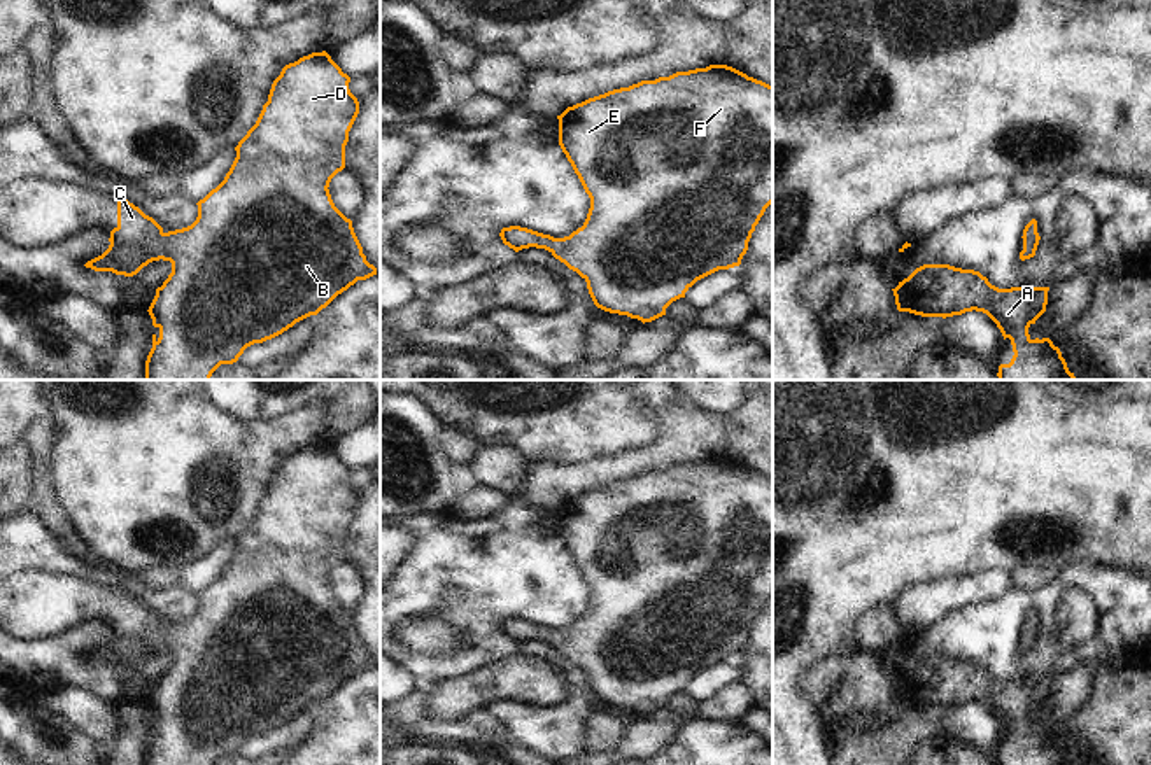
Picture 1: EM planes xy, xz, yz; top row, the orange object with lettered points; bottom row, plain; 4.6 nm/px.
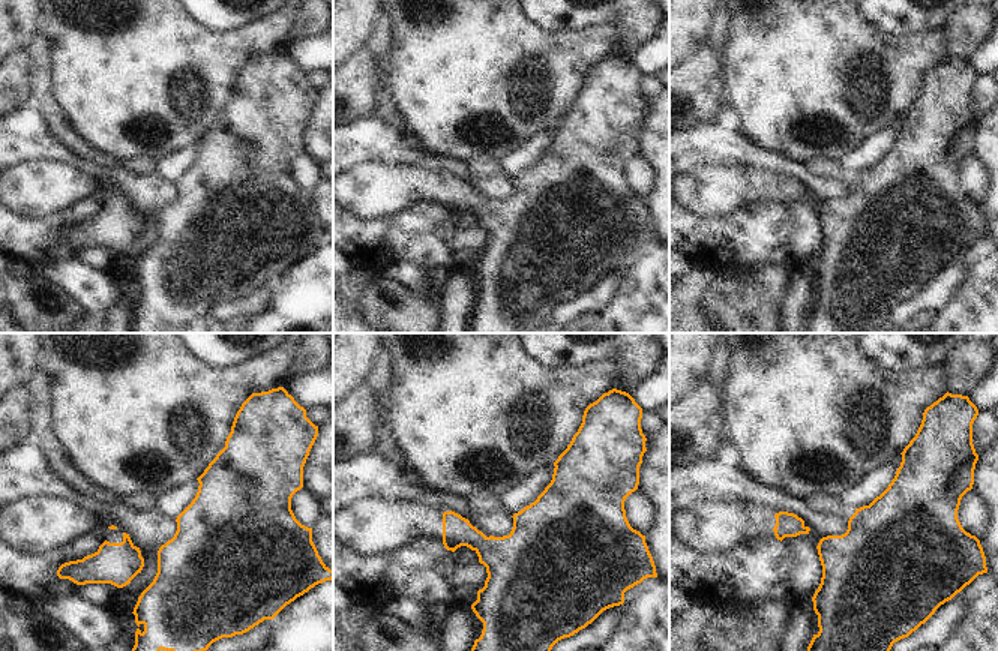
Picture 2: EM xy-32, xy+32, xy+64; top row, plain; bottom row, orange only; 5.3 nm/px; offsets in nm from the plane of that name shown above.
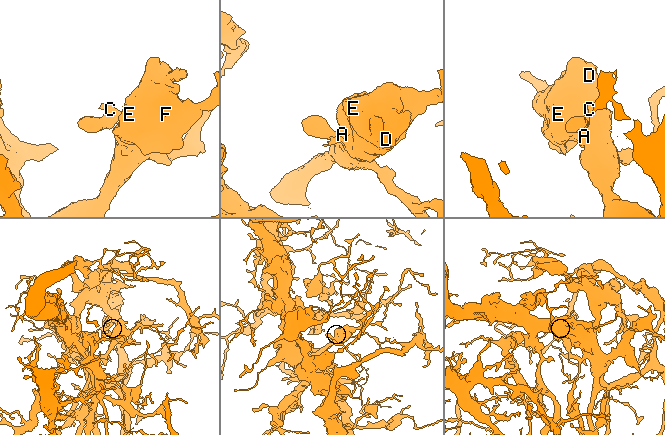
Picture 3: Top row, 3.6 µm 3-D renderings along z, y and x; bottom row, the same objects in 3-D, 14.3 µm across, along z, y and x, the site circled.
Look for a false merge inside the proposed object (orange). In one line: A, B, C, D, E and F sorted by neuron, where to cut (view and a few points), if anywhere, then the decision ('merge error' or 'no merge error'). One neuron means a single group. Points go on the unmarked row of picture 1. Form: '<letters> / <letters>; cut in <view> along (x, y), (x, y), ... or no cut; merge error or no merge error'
A B C D E F; no cut; no merge error

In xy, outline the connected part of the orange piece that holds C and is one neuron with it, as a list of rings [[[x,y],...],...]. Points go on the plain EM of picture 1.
[[[326,443],[286,457],[273,473],[256,516],[235,539],[237,550],[224,572],[196,595],[198,609],[191,618],[165,625],[126,590],[117,592],[117,618],[110,623],[110,637],[84,658],[133,669],[152,653],[172,655],[172,665],[156,681],[147,702],[159,726],[152,726],[145,765],[214,765],[221,756],[237,754],[247,739],[317,707],[357,672],[377,667],[377,660],[363,646],[352,613],[335,599],[328,581],[331,571],[345,560],[349,523],[359,506],[359,494],[349,474],[350,469]]]

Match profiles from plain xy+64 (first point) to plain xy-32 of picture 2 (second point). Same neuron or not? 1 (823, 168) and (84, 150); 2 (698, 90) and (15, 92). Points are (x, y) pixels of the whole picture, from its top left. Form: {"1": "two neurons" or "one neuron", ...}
{"1": "one neuron", "2": "one neuron"}

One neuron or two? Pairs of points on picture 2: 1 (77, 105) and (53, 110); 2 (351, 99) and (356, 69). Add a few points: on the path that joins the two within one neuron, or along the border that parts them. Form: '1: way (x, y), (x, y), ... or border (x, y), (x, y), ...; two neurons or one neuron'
1: border (51, 74), (51, 95), (80, 138); two neurons
2: way (351, 92), (356, 77); one neuron

